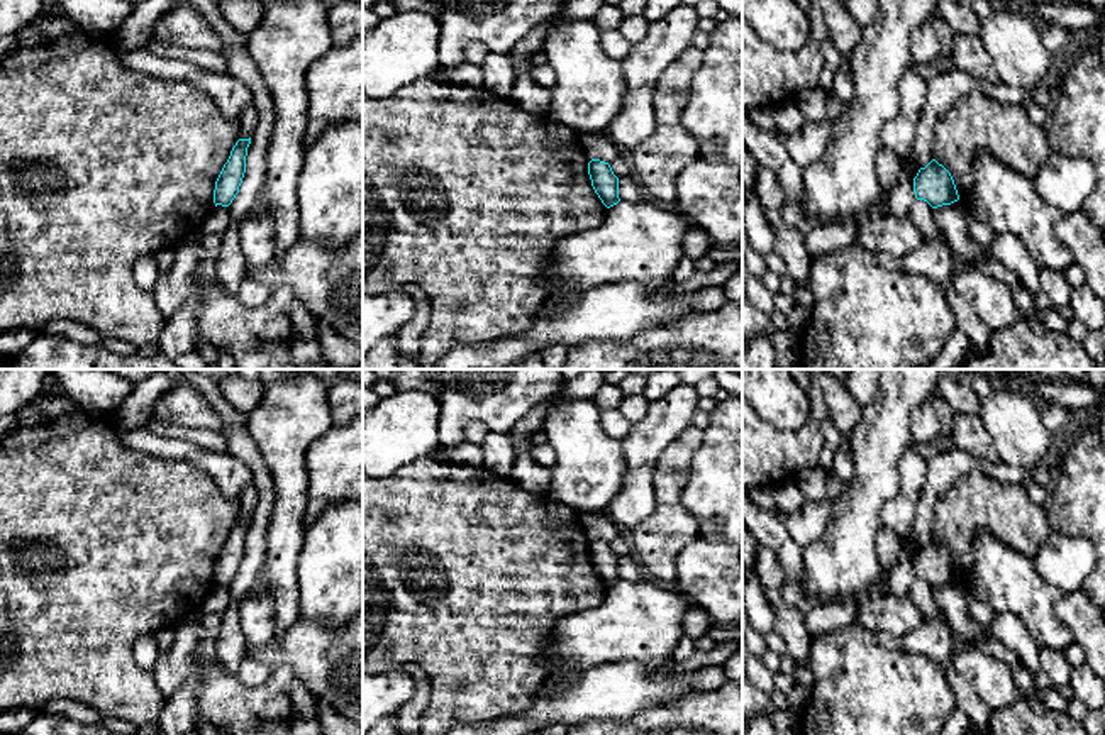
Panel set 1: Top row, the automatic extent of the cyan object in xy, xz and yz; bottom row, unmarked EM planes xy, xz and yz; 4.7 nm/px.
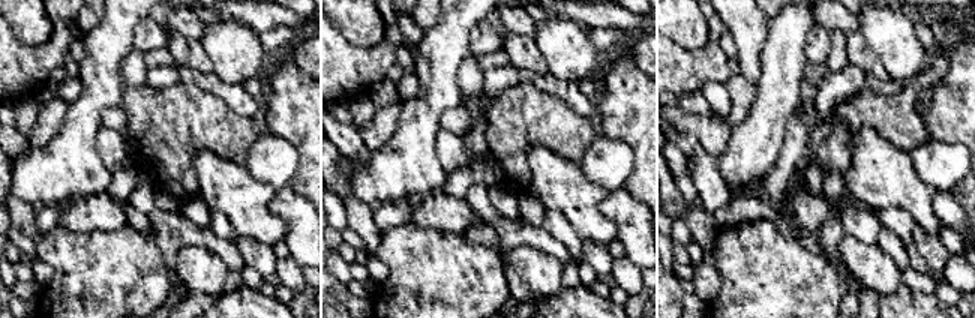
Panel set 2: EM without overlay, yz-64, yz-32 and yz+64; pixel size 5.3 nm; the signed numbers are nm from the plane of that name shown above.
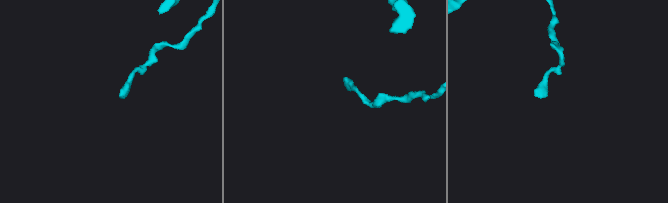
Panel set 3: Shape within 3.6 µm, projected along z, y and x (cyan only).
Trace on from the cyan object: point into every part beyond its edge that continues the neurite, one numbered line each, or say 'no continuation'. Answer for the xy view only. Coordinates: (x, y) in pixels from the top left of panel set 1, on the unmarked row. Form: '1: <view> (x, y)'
no continuation

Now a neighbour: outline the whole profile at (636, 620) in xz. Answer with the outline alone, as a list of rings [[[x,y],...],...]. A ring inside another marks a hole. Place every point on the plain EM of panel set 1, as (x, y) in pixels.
[[[649,578],[619,581],[607,588],[598,606],[558,622],[542,657],[552,664],[541,688],[561,688],[591,667],[610,662],[652,662],[669,659],[683,638],[683,618],[693,606],[683,593],[656,586]]]

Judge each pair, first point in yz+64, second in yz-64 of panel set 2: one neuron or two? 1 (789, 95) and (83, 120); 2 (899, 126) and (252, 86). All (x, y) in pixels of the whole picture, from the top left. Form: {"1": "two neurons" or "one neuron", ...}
{"1": "one neuron", "2": "two neurons"}

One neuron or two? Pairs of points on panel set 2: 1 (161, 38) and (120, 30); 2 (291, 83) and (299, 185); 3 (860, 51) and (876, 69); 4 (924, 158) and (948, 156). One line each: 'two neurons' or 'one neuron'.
1: two neurons
2: one neuron
3: one neuron
4: one neuron

